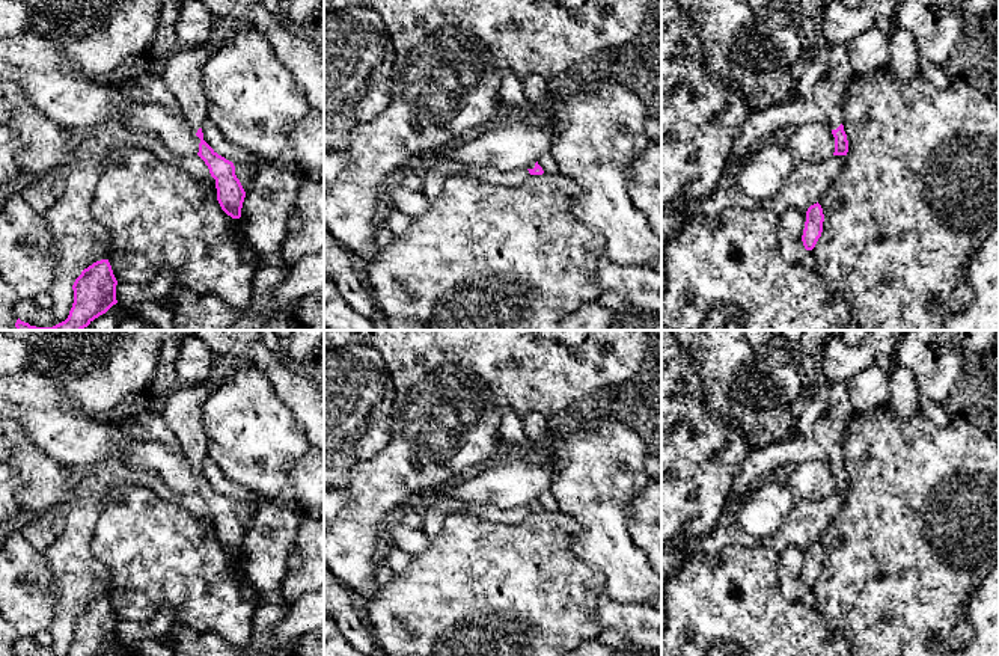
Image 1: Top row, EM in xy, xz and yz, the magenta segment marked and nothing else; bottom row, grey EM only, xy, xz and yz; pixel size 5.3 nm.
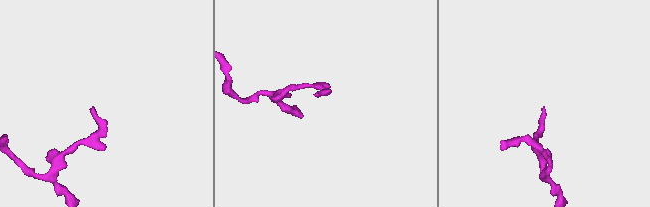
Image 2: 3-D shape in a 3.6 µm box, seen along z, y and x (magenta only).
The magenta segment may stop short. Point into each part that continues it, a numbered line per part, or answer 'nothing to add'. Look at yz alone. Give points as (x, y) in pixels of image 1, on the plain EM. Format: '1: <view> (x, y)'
1: yz (829, 429)

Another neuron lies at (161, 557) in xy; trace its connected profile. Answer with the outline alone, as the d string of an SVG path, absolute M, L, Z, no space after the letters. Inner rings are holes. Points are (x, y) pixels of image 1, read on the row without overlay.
M119 484L104 496L104 507L95 525L92 552L101 559L113 578L107 596L118 621L145 623L161 609L179 612L188 627L212 632L235 647L247 647L253 633L253 615L261 603L259 593L246 596L246 576L232 567L234 556L228 553L218 538L215 522L199 517L160 498L155 492L139 484Z

